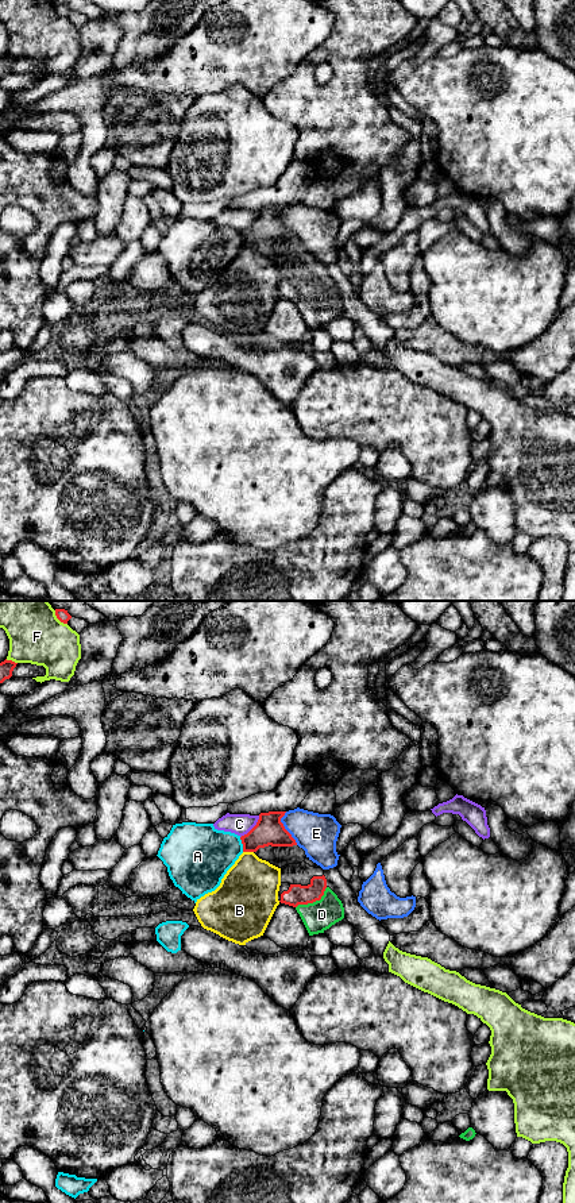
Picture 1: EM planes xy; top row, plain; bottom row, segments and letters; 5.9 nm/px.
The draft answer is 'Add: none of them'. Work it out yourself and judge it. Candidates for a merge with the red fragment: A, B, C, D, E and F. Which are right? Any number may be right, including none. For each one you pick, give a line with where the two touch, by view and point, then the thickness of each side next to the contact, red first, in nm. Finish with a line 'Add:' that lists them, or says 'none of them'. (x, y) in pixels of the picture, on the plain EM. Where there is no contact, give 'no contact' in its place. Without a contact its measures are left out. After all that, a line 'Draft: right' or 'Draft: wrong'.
D: meets red in xy at (313, 296); 120 nm thick on the red side, 180 nm on the other
Add: D
Draft: wrong

